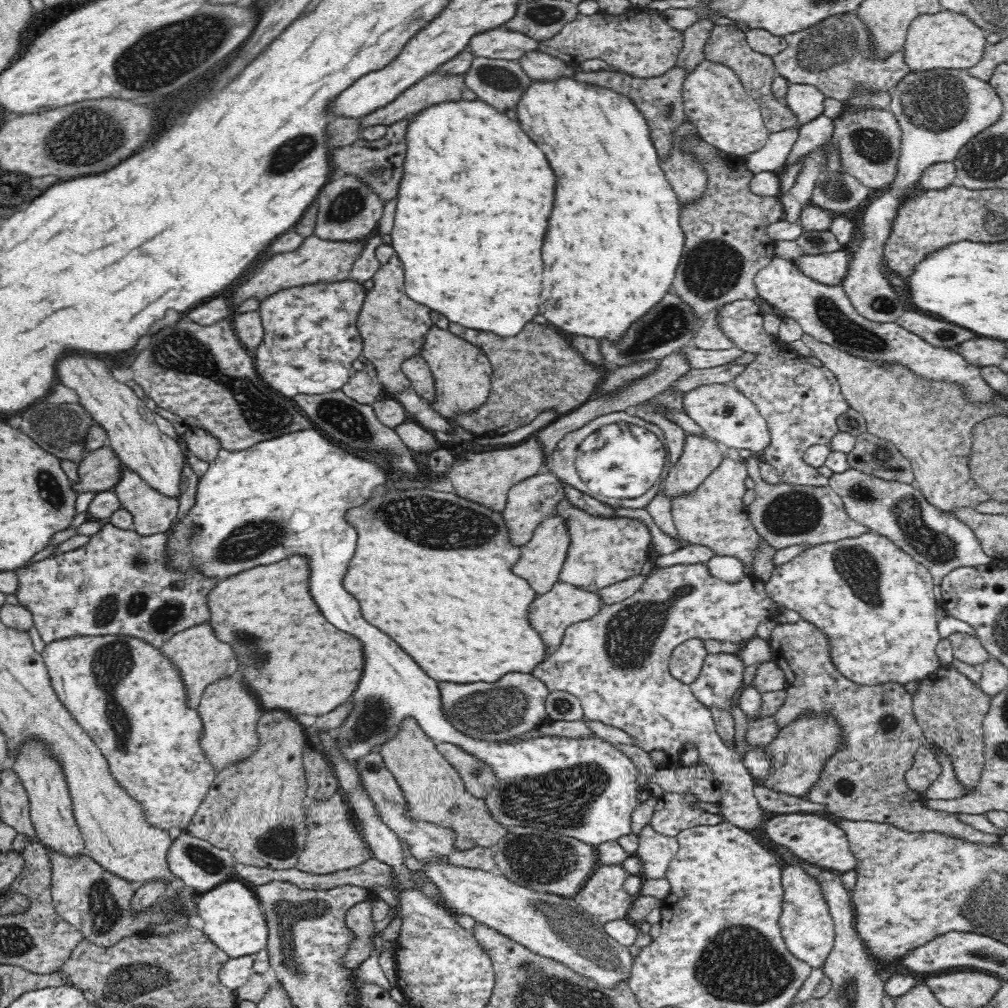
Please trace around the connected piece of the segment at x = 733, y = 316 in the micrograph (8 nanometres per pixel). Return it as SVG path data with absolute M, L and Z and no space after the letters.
M734 300L726 303L718 309L715 319L717 320L720 332L728 337L733 346L744 354L752 354L752 362L747 365L729 365L707 369L688 369L685 375L679 376L676 381L671 382L667 393L679 397L687 390L693 389L701 384L708 383L732 383L746 397L752 399L759 413L765 418L770 435L769 445L766 445L758 455L762 461L772 463L776 468L782 482L797 484L797 486L828 486L828 478L818 473L818 469L804 462L804 451L815 444L828 444L829 438L836 434L839 428L836 420L843 412L850 408L842 394L837 378L832 371L824 365L814 365L808 361L808 357L792 349L792 345L780 341L777 335L771 335L763 327L763 313L757 300Z

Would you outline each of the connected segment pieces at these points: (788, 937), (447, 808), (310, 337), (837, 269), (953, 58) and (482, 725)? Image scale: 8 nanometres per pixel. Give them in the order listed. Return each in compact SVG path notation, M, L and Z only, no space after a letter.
M782 865L781 885L783 899L777 923L784 944L792 957L809 964L813 969L820 969L829 958L836 938L834 919L830 915L828 901L824 899L822 885L816 875L808 873L800 865Z
M404 720L400 734L381 746L380 754L405 798L403 816L451 830L454 850L470 850L474 846L494 848L504 838L507 829L490 816L482 798L468 792L458 771L444 759L415 720Z
M344 280L288 288L265 298L260 302L258 309L264 330L262 340L253 356L255 371L274 390L289 399L298 394L328 394L341 391L354 371L352 361L362 356L357 314L365 294L366 288L362 283Z
M846 250L821 253L804 253L796 263L802 274L814 281L830 285L840 285L848 273L850 254Z
M942 9L936 14L924 14L912 21L904 44L905 62L910 66L911 73L934 69L968 69L975 66L984 56L988 34L977 26L966 14Z
M508 672L496 682L458 684L440 682L442 707L450 721L463 732L488 740L504 740L523 736L540 727L546 714L546 700L551 690L532 673Z

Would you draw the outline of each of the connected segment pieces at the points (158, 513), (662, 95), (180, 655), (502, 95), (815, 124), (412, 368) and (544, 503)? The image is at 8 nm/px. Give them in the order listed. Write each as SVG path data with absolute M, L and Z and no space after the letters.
M126 465L121 468L120 482L112 489L118 496L123 510L133 519L133 530L140 536L165 533L171 528L171 523L178 518L181 502L176 496L165 496L145 482L136 471Z
M677 63L664 75L652 78L636 78L615 69L602 70L600 72L578 72L577 74L574 73L573 76L574 79L580 79L599 87L614 89L616 92L620 91L620 93L628 95L646 117L646 122L651 133L650 139L652 139L659 158L662 158L671 151L674 130L676 130L675 128L678 126L680 119L685 117L681 92L684 79L686 79L688 74L689 72L687 72L685 66Z
M208 622L174 634L168 642L162 644L159 651L177 670L184 685L185 702L187 702L185 705L192 710L195 710L199 705L201 696L207 686L214 684L214 682L220 682L224 678L237 675L236 668L238 666L236 666L232 648L228 648L226 644L222 644L214 638L214 633Z
M474 57L472 64L463 74L463 81L467 88L477 94L478 99L486 101L500 112L517 105L521 92L532 80L516 61L502 61L494 58Z
M822 115L810 122L802 123L798 129L798 138L788 153L785 163L774 172L778 175L784 174L790 166L798 164L800 158L807 155L810 151L830 141L833 135L834 125L832 119Z
M421 354L406 360L401 369L418 395L425 398L429 403L436 402L436 385L434 385L436 379L434 379L429 364Z
M538 472L538 474L516 484L507 496L504 510L501 511L503 526L508 531L508 543L512 547L522 547L532 538L536 526L542 523L542 517L550 514L556 508L556 504L566 498L564 483L552 472Z

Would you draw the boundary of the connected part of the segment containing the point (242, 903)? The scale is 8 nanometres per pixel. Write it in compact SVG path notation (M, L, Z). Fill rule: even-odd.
M226 880L208 892L197 895L196 903L199 917L204 922L205 935L229 958L250 956L266 949L268 927L264 909L252 887L245 882Z

